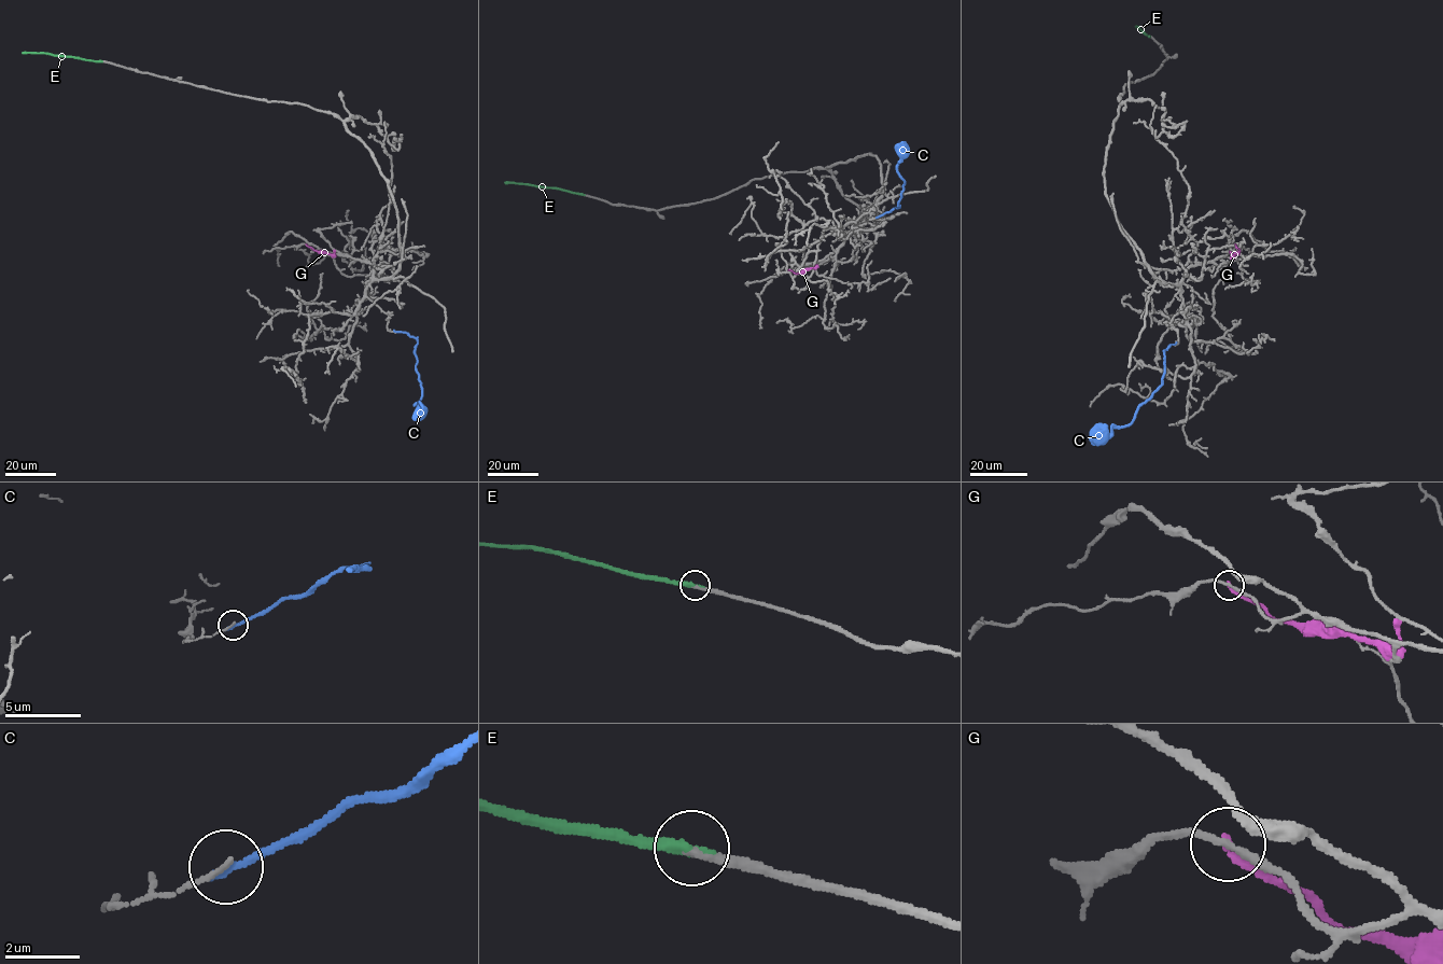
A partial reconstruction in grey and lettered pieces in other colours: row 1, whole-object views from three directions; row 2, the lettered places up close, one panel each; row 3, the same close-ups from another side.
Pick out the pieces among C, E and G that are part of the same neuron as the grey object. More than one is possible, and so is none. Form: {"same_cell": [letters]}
{"same_cell": ["E"]}

